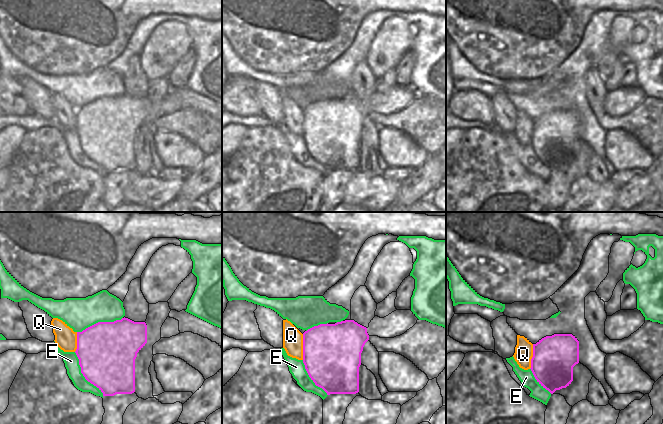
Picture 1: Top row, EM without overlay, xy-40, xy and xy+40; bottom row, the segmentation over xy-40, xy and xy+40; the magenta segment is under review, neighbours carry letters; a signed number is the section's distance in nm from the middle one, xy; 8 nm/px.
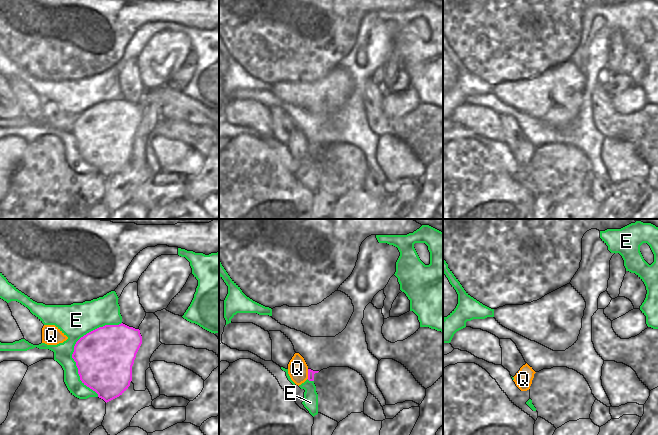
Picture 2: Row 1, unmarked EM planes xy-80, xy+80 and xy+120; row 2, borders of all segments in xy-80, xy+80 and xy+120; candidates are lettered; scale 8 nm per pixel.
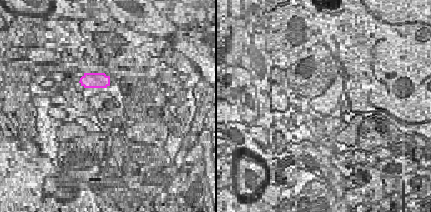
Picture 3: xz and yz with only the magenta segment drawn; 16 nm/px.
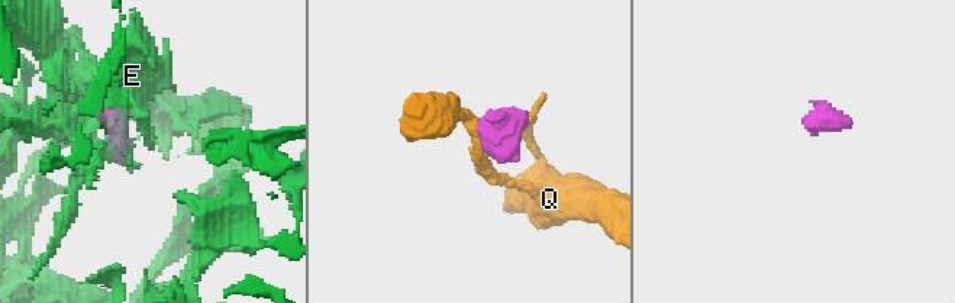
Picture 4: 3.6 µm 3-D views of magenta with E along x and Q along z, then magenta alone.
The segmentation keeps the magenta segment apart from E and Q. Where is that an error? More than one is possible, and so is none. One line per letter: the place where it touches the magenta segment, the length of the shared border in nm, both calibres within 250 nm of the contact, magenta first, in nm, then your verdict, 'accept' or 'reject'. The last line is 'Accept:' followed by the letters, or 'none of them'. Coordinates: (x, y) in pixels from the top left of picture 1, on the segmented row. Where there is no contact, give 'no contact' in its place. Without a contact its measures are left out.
E: meets magenta in xy-40 at (83, 375); contact 420 nm long; 460 nm thick on the magenta side, 120 nm on the other; reject
Q: meets magenta in xy at (303, 347); contact 200 nm long; 460 nm thick on the magenta side, 160 nm on the other; reject
Accept: none of them

